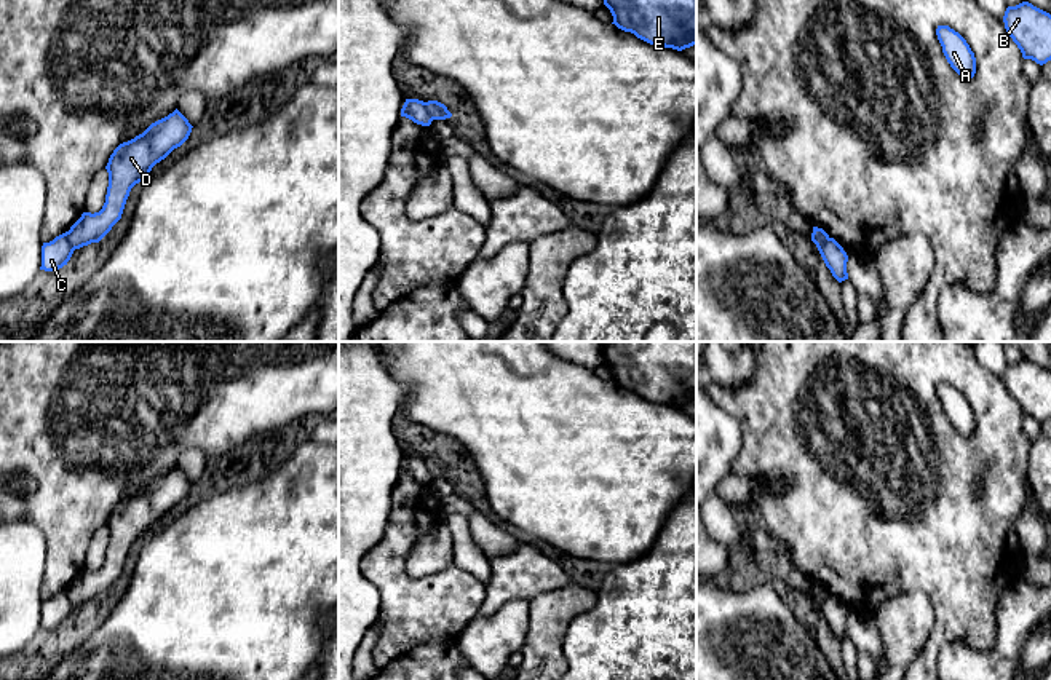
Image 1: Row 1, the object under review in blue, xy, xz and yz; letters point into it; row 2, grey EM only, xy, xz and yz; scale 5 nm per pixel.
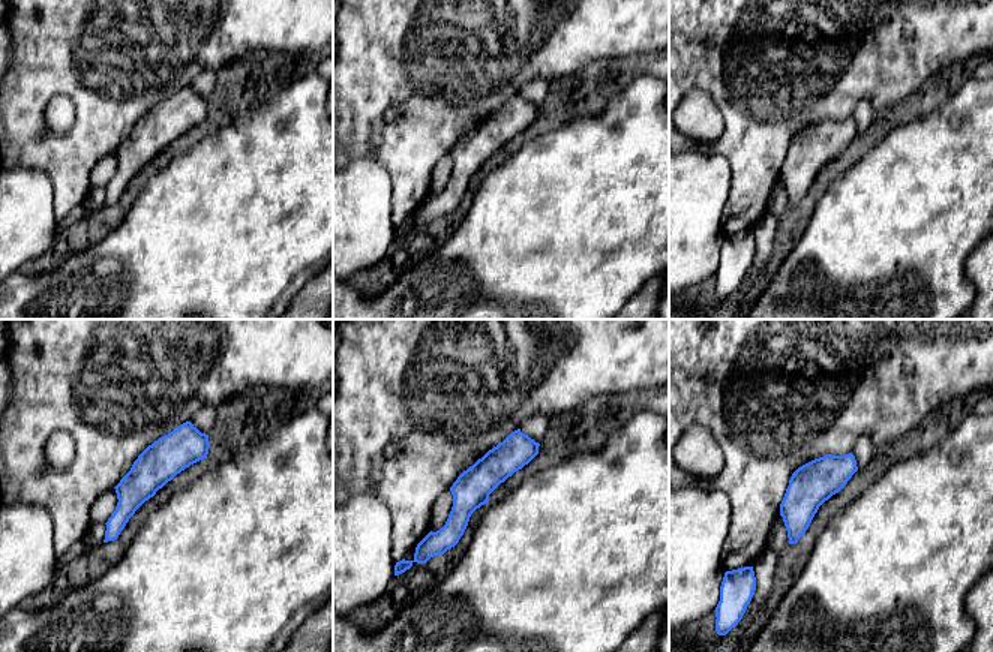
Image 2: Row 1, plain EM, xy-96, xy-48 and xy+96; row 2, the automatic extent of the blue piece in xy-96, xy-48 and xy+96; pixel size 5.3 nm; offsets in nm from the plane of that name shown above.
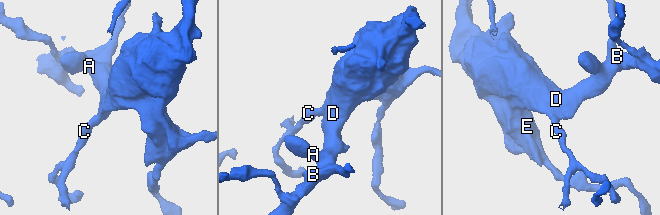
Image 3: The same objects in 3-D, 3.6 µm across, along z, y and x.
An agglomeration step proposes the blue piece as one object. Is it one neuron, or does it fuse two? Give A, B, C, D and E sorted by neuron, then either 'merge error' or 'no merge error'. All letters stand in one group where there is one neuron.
A B D E / C | merge error

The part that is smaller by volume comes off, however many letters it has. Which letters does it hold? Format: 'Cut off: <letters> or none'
Cut off: C

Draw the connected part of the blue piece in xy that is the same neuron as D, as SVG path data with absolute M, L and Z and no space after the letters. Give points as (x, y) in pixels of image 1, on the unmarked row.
M176 466L168 474L152 480L142 492L120 501L105 524L109 544L99 570L83 570L65 589L73 607L99 600L121 576L131 546L144 540L152 525L180 504L192 490L188 477Z

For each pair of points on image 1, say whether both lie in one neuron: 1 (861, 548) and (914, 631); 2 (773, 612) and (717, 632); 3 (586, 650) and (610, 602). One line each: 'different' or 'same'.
1: different
2: same
3: same

